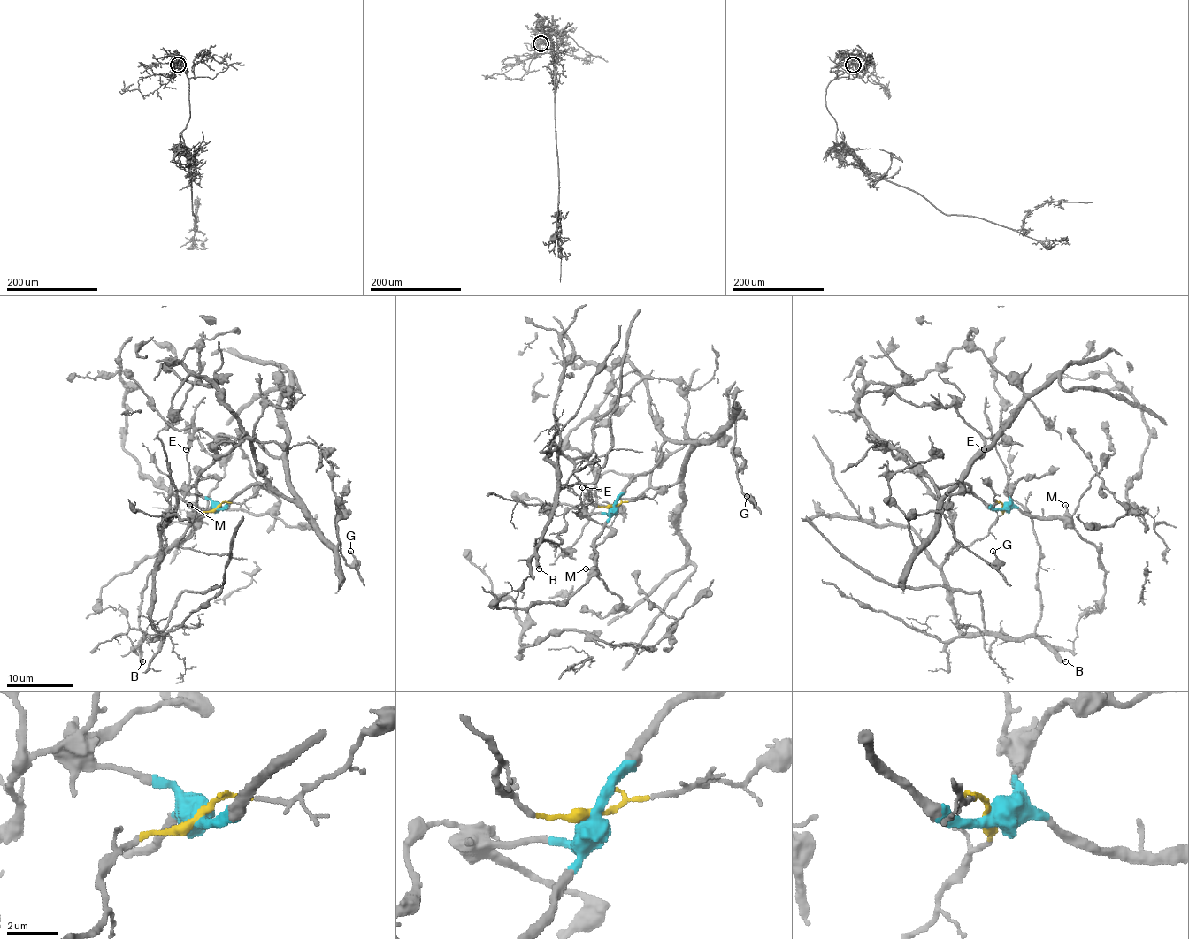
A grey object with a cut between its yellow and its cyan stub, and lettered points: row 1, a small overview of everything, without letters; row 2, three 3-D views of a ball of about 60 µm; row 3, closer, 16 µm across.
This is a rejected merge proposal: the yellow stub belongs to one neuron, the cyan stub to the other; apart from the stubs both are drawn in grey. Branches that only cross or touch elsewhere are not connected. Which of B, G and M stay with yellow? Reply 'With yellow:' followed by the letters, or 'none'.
With yellow: B

